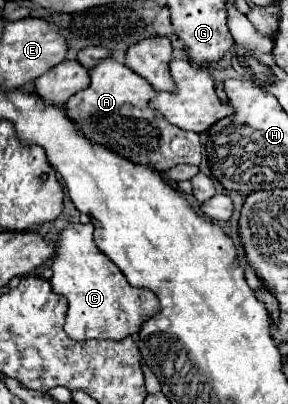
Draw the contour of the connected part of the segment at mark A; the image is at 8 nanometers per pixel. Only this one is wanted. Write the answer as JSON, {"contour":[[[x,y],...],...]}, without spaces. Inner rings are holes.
{"contour":[[[113,58],[99,60],[89,70],[89,78],[91,84],[65,104],[67,118],[87,140],[105,146],[133,164],[149,166],[157,172],[165,172],[177,164],[197,166],[201,162],[199,134],[181,130],[169,124],[159,112],[151,110],[149,98],[153,98],[155,90],[145,78]]]}

